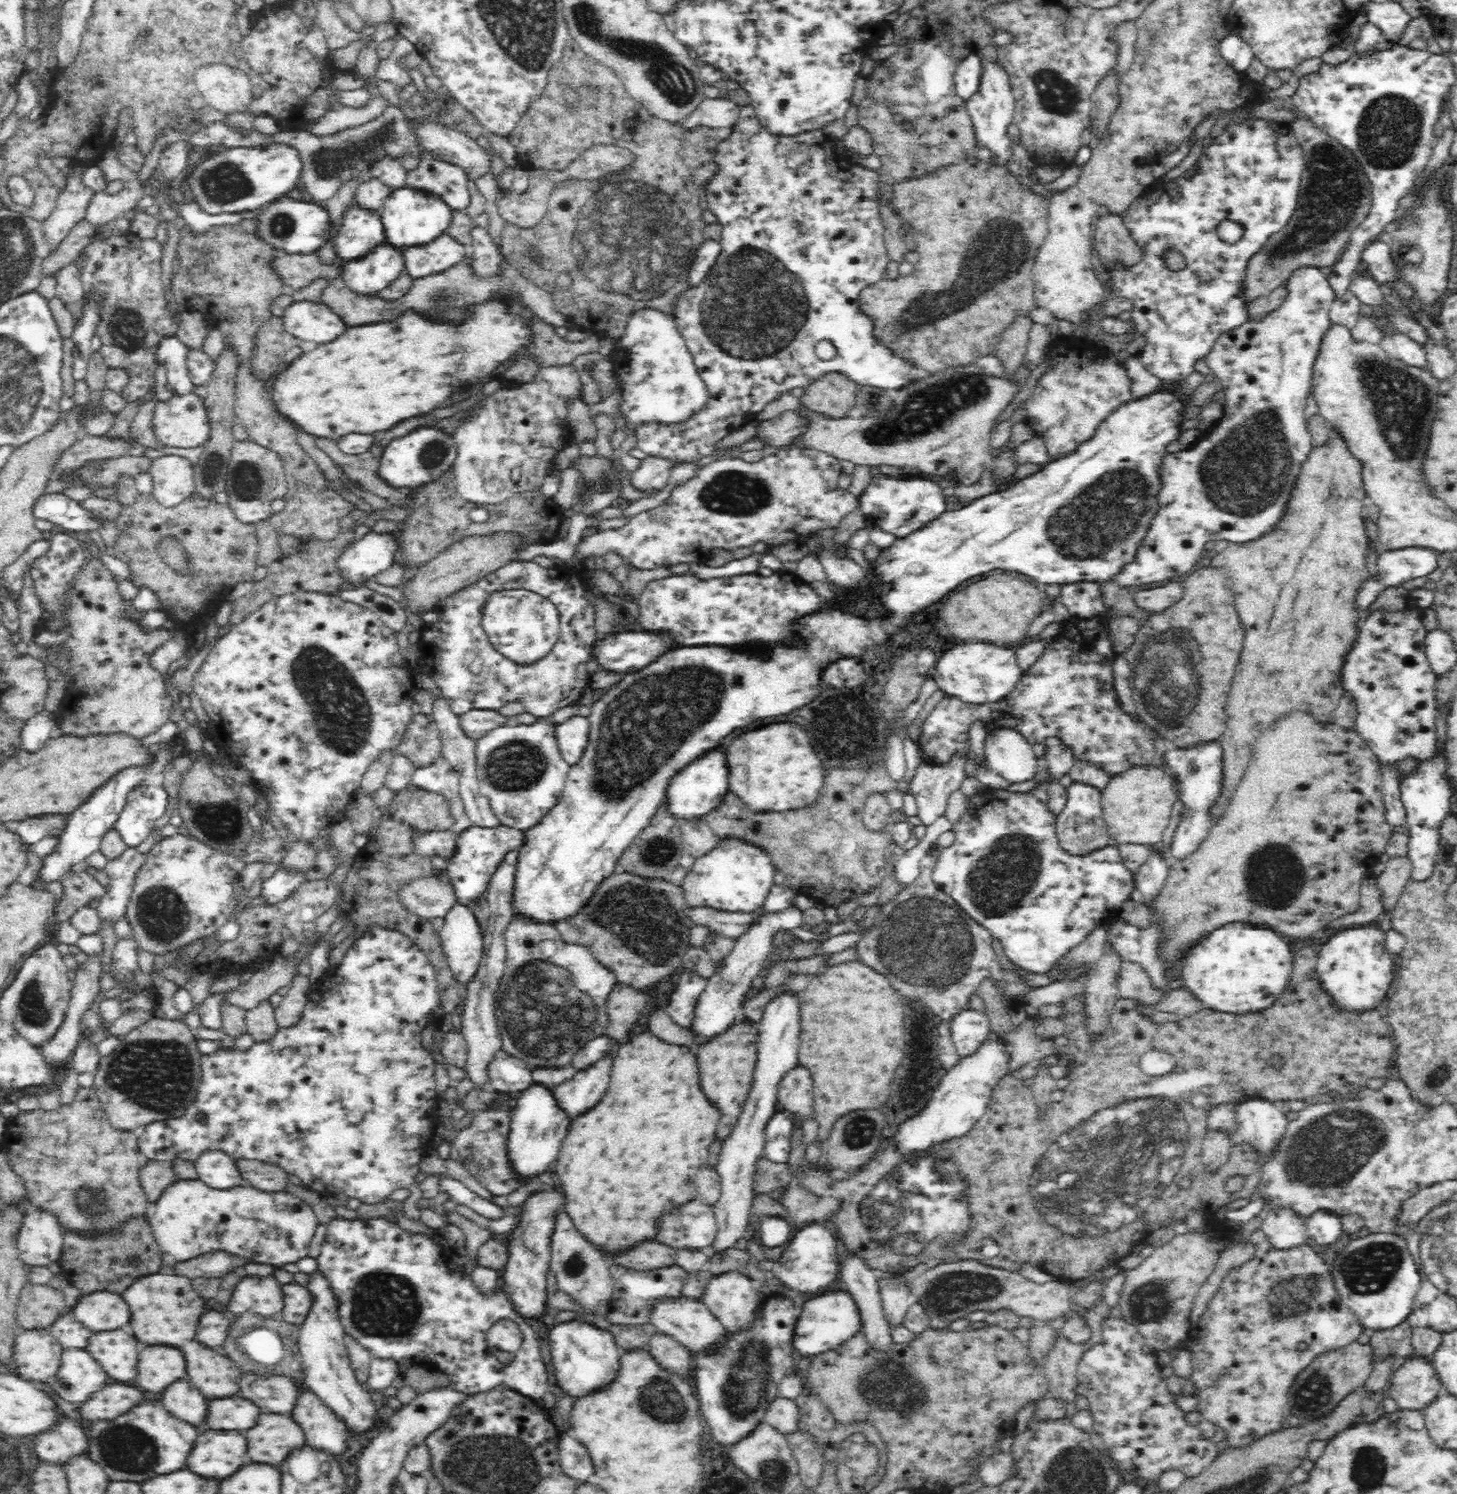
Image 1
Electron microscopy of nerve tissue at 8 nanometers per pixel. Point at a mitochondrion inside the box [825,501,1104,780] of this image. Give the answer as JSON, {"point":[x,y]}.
{"point":[862,731]}

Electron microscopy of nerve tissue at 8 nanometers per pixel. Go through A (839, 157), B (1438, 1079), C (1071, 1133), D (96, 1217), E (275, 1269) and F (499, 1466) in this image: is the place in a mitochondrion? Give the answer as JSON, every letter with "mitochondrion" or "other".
{"A":"other","B":"mitochondrion","C":"mitochondrion","D":"mitochondrion","E":"other","F":"mitochondrion"}

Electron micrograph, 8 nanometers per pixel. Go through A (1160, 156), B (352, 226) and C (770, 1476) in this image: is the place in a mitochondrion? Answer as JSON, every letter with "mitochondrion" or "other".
{"A":"other","B":"other","C":"mitochondrion"}

